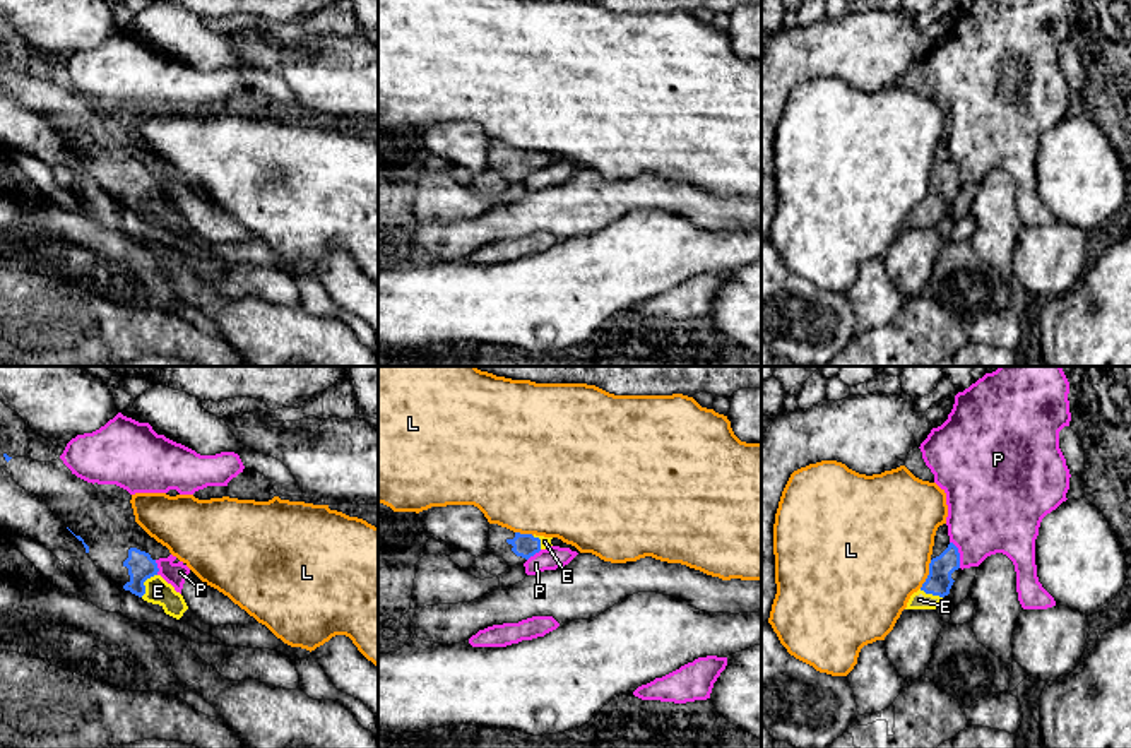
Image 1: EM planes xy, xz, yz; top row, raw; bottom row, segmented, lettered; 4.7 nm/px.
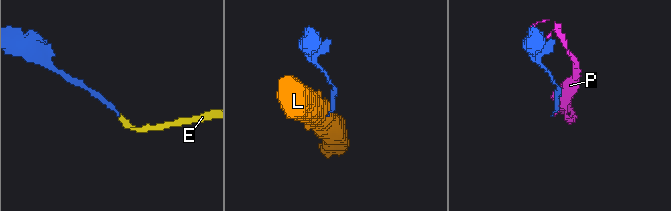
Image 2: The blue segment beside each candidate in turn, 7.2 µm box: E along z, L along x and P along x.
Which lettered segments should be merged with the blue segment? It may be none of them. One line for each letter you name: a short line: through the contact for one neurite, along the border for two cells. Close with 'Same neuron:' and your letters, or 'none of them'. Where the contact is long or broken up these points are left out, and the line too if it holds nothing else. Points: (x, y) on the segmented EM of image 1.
E: line xy (141, 567), (142, 584), (158, 591)
Same neuron: E

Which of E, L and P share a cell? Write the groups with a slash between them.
E / L / P

